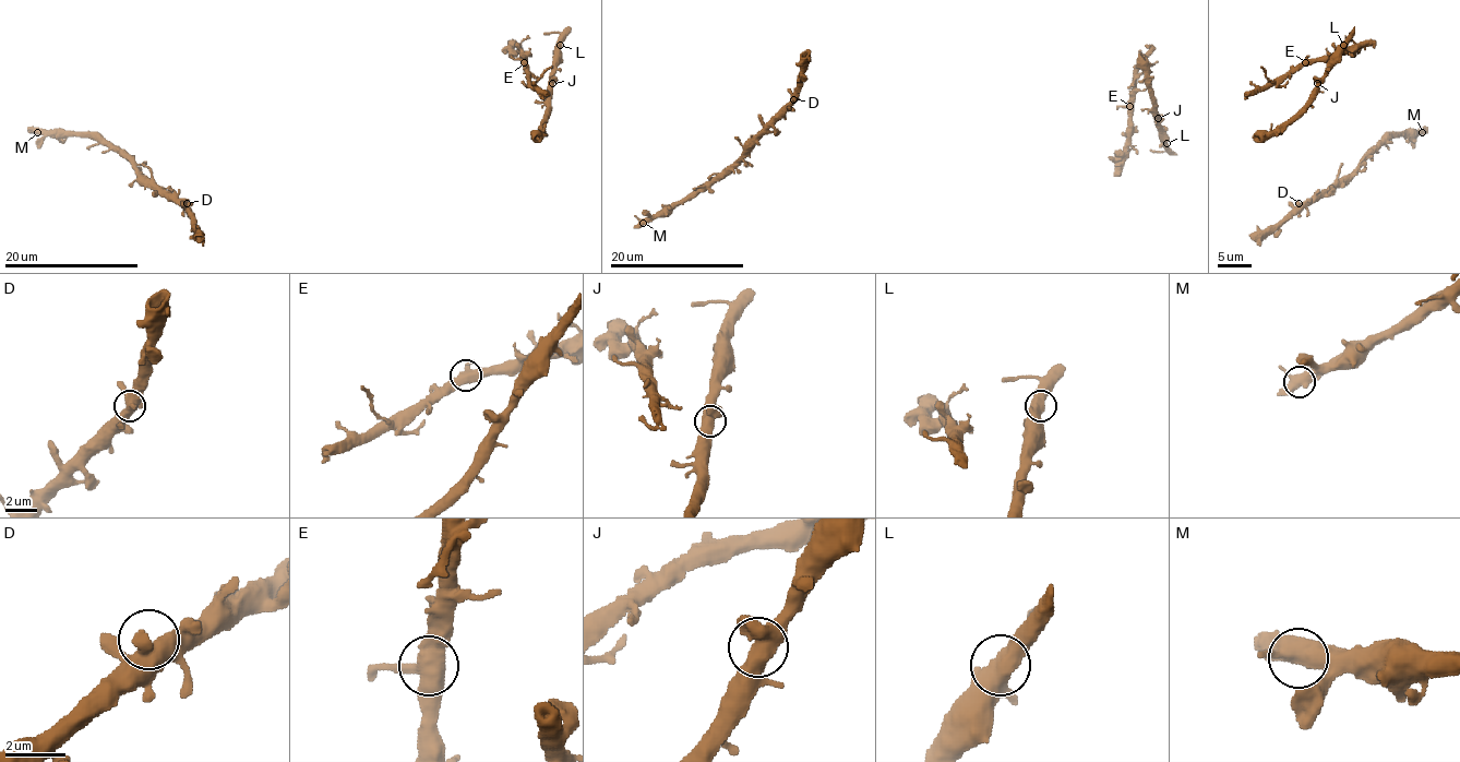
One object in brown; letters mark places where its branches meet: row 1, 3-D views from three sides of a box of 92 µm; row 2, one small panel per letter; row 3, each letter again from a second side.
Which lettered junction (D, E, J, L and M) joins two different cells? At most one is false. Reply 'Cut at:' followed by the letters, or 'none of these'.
Cut at: none of these

